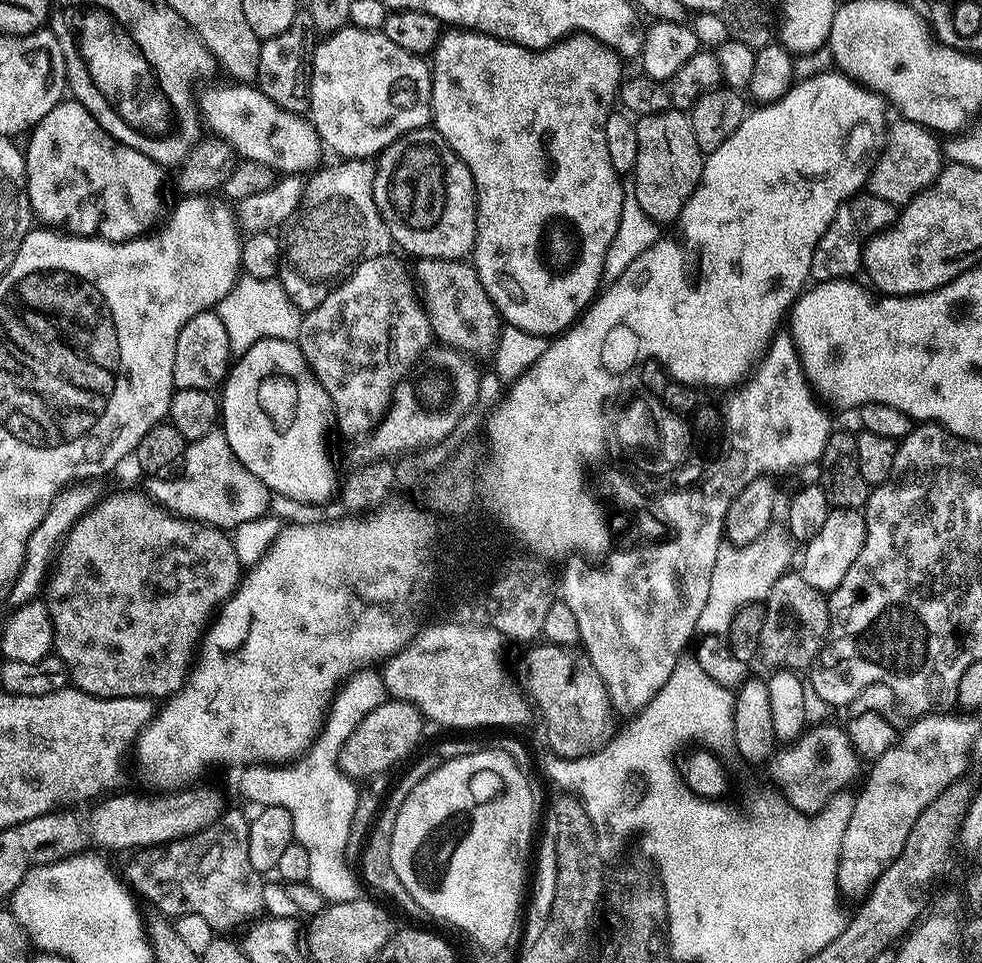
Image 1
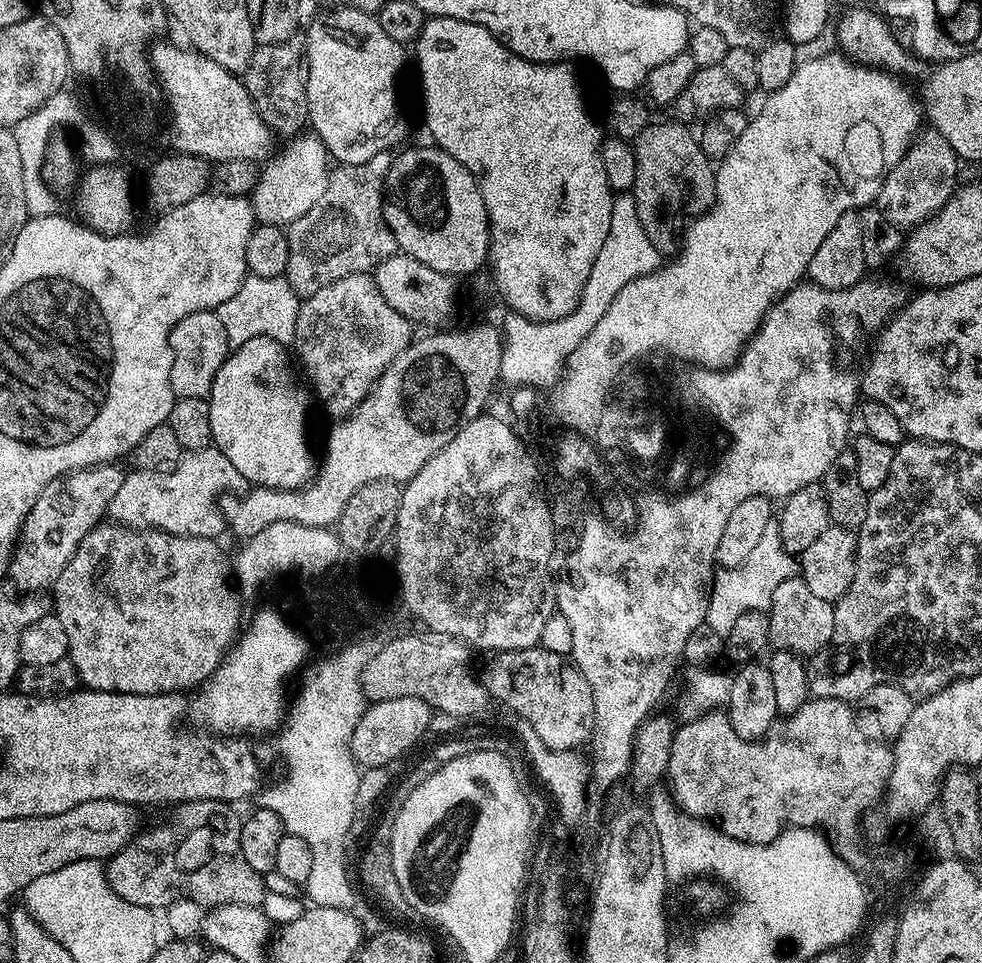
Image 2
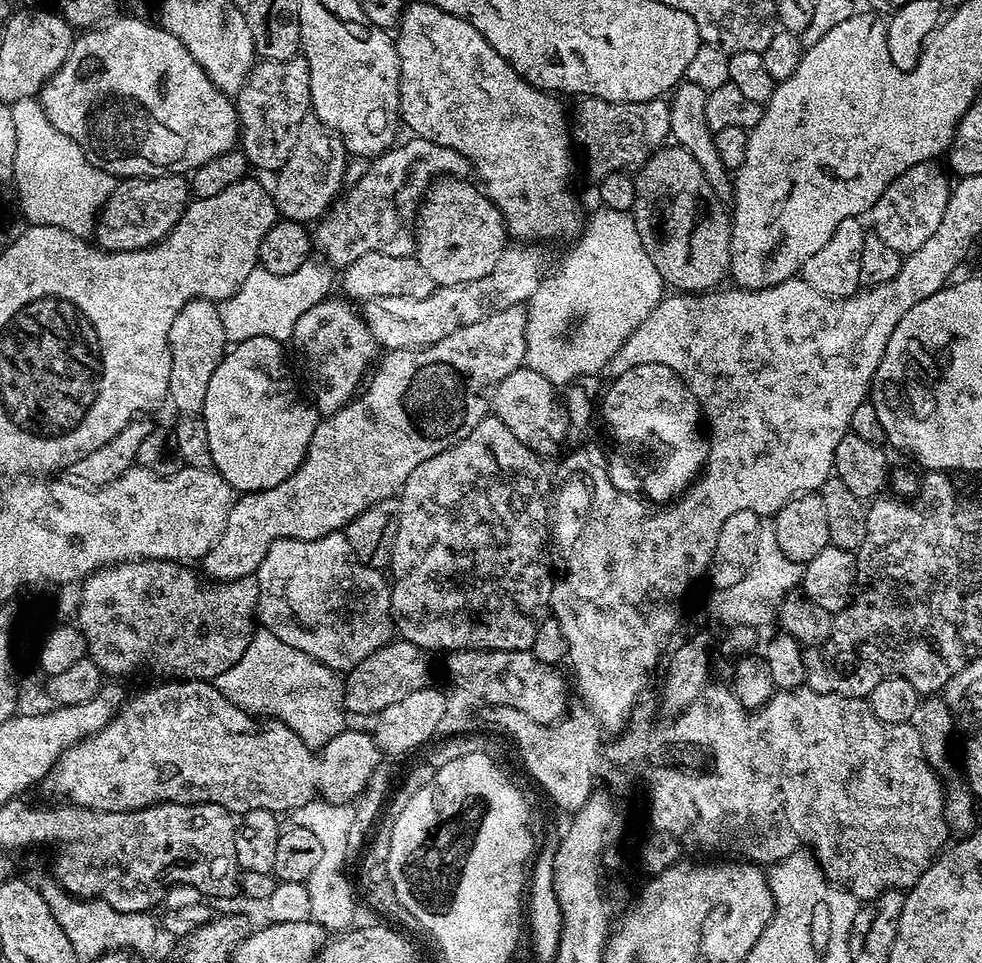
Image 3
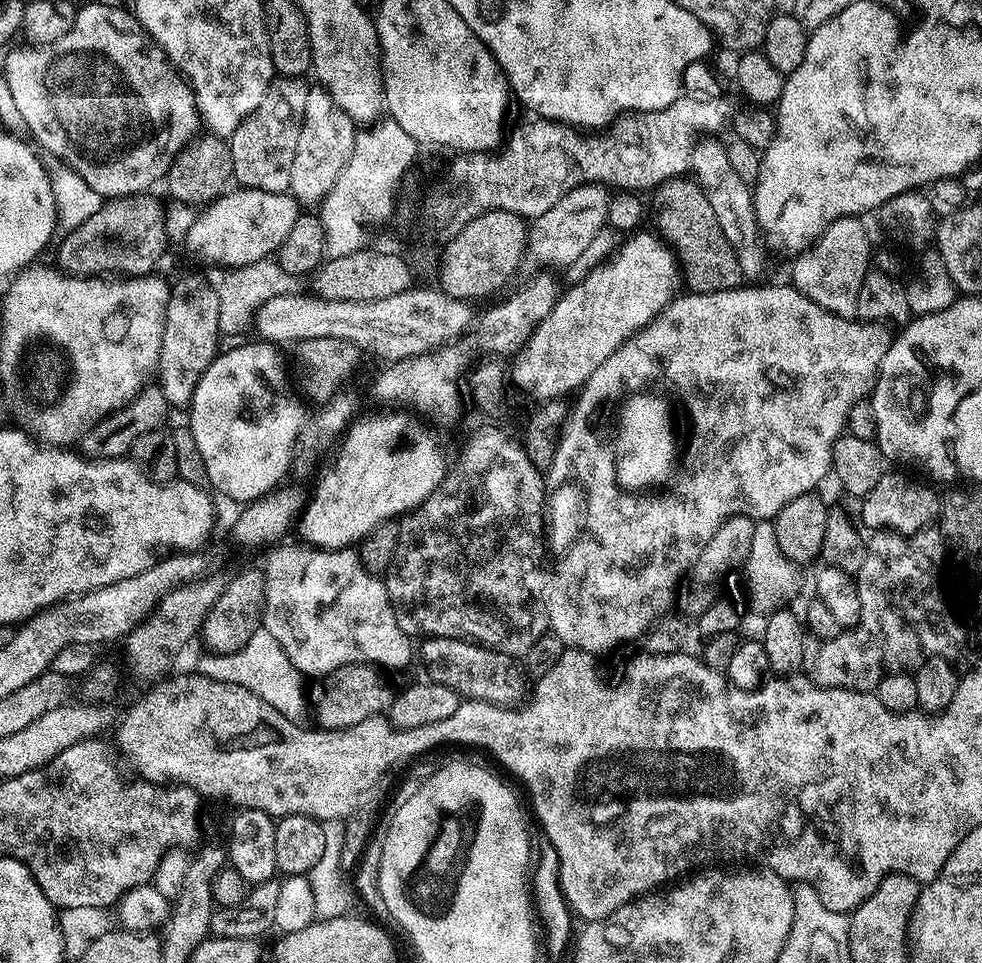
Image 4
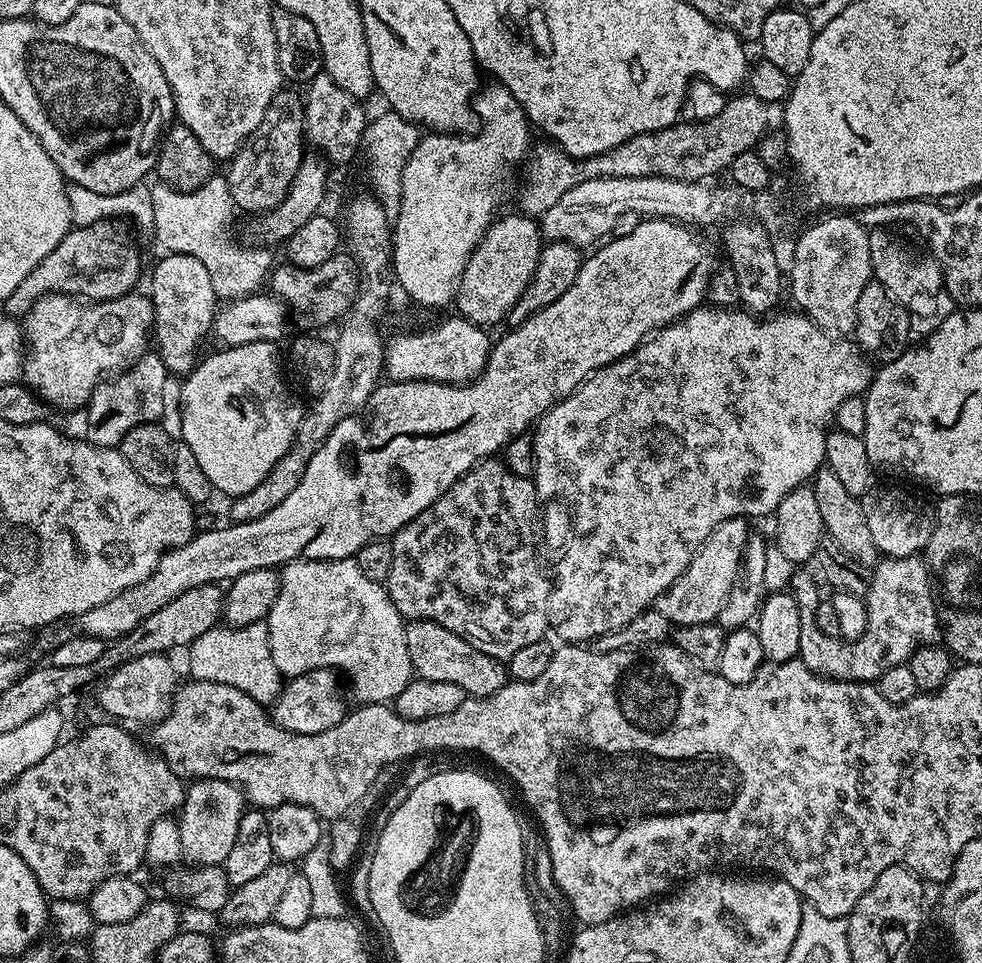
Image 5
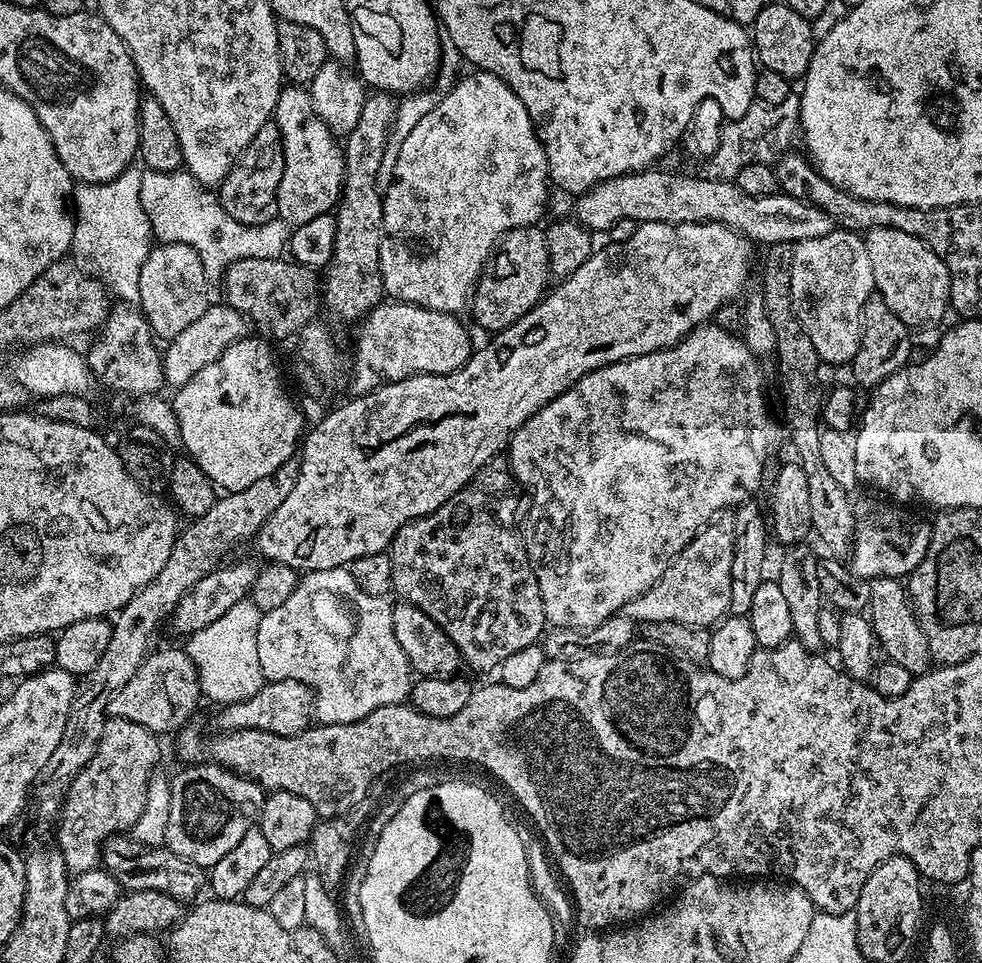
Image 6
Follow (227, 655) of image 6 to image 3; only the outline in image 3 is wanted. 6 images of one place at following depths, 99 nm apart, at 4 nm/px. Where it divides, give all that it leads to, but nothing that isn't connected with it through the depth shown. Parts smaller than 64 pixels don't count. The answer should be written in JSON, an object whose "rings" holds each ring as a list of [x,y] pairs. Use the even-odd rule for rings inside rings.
{"rings":[[[263,630],[253,631],[252,641],[246,646],[242,658],[230,666],[230,670],[222,670],[214,681],[216,689],[230,702],[239,704],[251,713],[260,708],[259,715],[264,718],[282,721],[287,728],[294,730],[298,738],[313,750],[323,748],[330,738],[334,738],[339,732],[345,731],[344,716],[344,685],[341,677],[333,669],[328,668],[322,662],[302,654],[302,650],[294,650],[294,646],[286,646],[282,638],[274,638],[274,634]]]}

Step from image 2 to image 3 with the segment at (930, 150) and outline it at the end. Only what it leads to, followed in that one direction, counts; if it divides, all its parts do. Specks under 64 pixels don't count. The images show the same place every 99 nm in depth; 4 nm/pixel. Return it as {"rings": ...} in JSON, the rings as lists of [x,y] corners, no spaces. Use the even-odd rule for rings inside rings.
{"rings":[[[931,160],[907,168],[903,175],[896,178],[879,195],[874,206],[868,211],[873,233],[876,233],[887,246],[891,246],[903,256],[917,252],[923,243],[937,232],[938,225],[945,214],[952,182],[946,176],[947,171],[937,164],[939,164],[937,161]]]}

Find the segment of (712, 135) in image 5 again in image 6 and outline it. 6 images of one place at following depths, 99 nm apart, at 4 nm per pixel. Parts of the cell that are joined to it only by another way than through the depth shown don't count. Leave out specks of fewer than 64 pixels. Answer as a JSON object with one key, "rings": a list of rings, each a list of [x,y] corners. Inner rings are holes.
{"rings":[[[793,94],[778,102],[778,106],[754,102],[742,118],[725,123],[722,142],[718,142],[718,150],[709,160],[703,161],[702,172],[710,180],[735,181],[738,170],[742,166],[750,166],[754,162],[775,165],[785,152],[793,151],[800,131],[800,98]]]}

